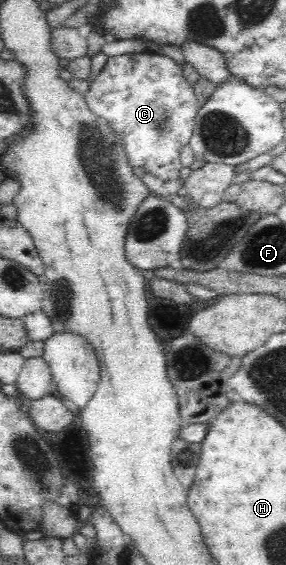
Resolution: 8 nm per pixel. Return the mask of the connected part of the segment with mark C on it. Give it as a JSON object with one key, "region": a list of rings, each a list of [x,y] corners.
{"region":[[[144,52],[110,56],[99,74],[89,84],[84,101],[88,109],[96,117],[106,121],[112,133],[122,141],[122,149],[128,157],[130,167],[144,168],[145,174],[151,174],[164,183],[179,178],[183,168],[180,153],[191,139],[199,100],[195,97],[191,84],[182,76],[178,62],[170,57]]]}

